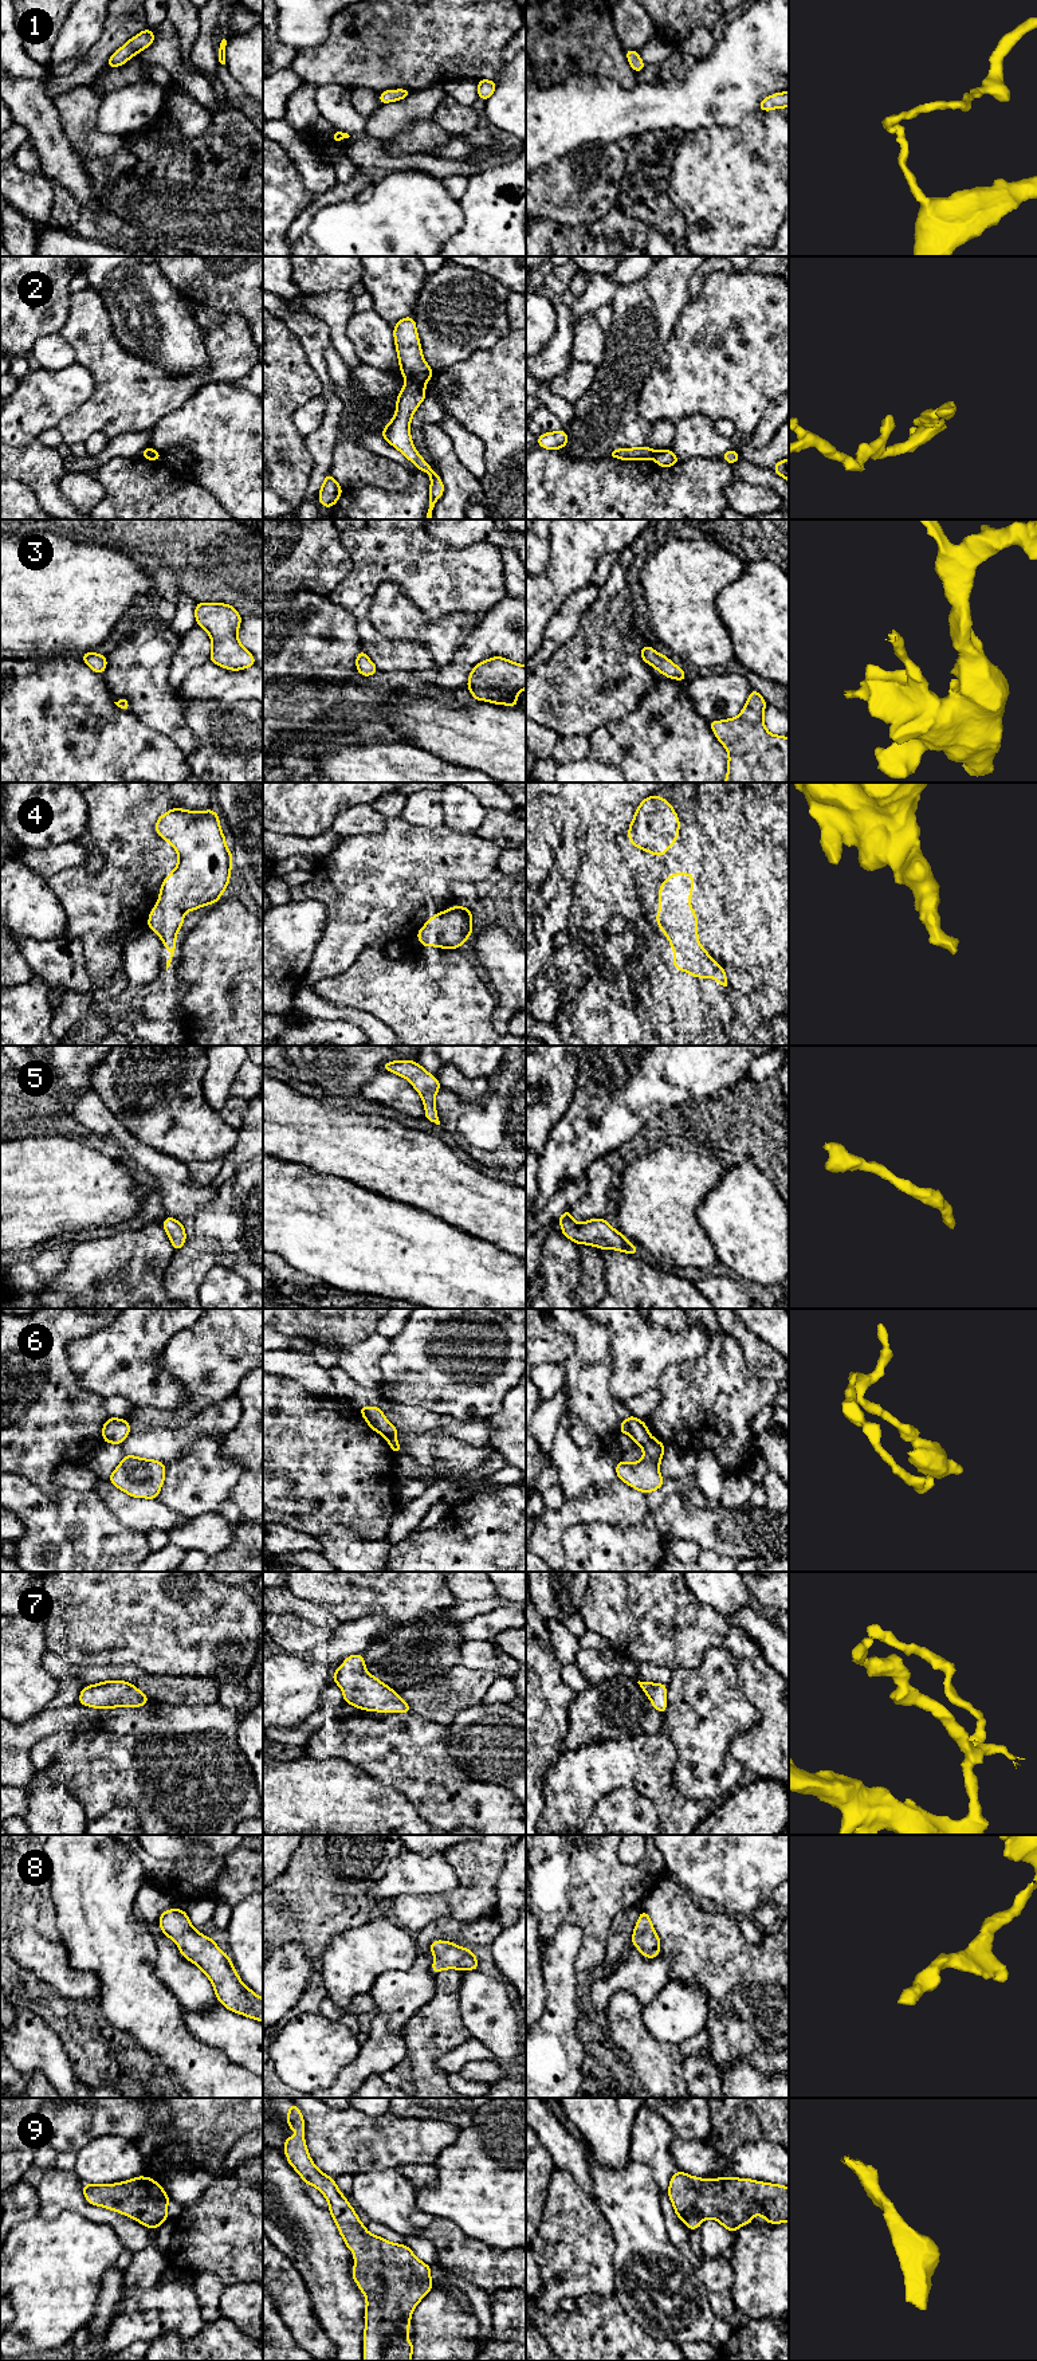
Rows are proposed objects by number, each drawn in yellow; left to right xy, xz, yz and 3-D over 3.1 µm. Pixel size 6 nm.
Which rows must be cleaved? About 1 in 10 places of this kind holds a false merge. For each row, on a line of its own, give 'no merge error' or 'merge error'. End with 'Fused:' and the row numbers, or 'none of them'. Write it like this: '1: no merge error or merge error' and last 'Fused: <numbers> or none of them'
1: no merge error
2: no merge error
3: no merge error
4: no merge error
5: no merge error
6: no merge error
7: no merge error
8: no merge error
9: no merge error
Fused: none of them

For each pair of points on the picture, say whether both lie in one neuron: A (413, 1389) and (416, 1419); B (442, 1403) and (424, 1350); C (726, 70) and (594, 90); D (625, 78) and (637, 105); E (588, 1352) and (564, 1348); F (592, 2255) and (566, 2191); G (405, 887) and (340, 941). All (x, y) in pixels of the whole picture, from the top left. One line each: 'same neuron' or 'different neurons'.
A: different neurons
B: same neuron
C: same neuron
D: different neurons
E: different neurons
F: same neuron
G: same neuron

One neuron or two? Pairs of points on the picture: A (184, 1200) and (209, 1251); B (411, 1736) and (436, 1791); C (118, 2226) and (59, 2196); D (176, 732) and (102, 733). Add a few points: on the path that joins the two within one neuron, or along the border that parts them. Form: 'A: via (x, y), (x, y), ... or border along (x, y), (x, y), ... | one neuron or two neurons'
A: via (196, 1212), (209, 1226), (209, 1239) | one neuron
B: via (411, 1749), (411, 1754), (433, 1777) | one neuron
C: via (103, 2216), (87, 2211), (74, 2200) | one neuron
D: border along (132, 713), (167, 736), (181, 752) | two neurons

